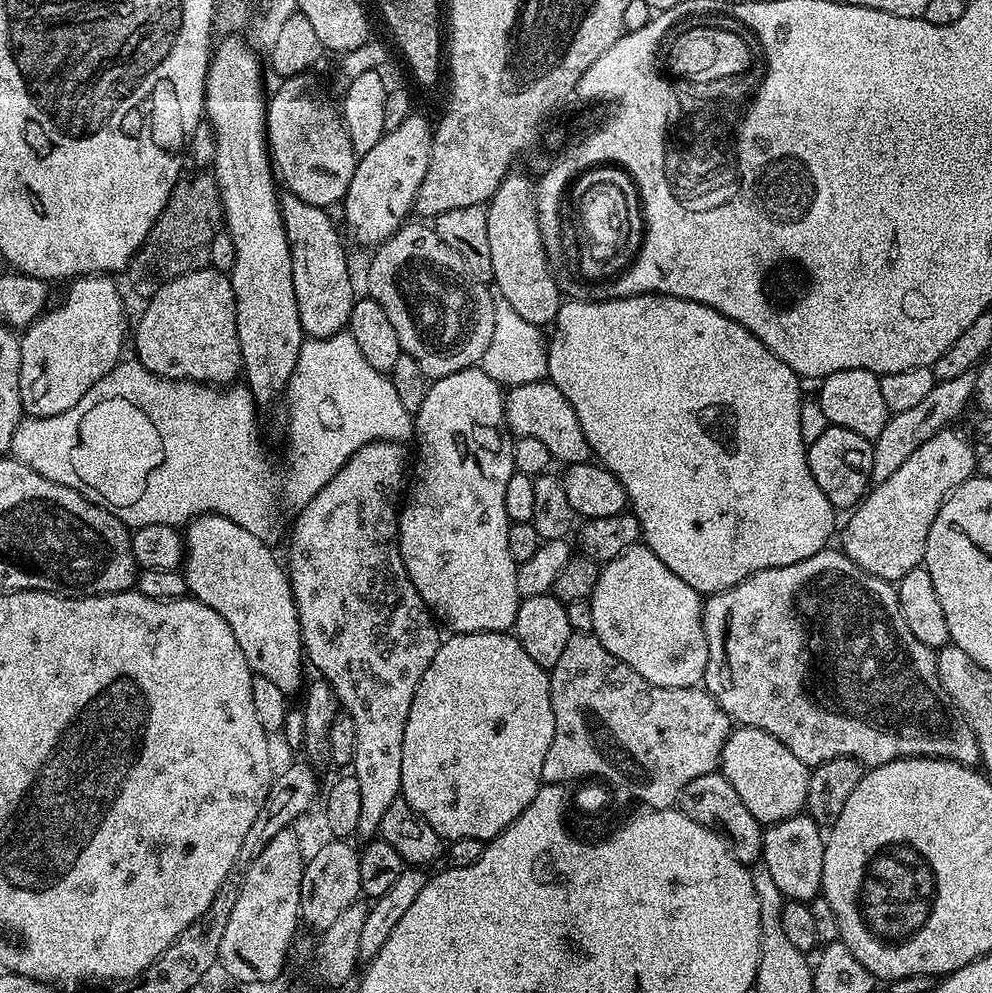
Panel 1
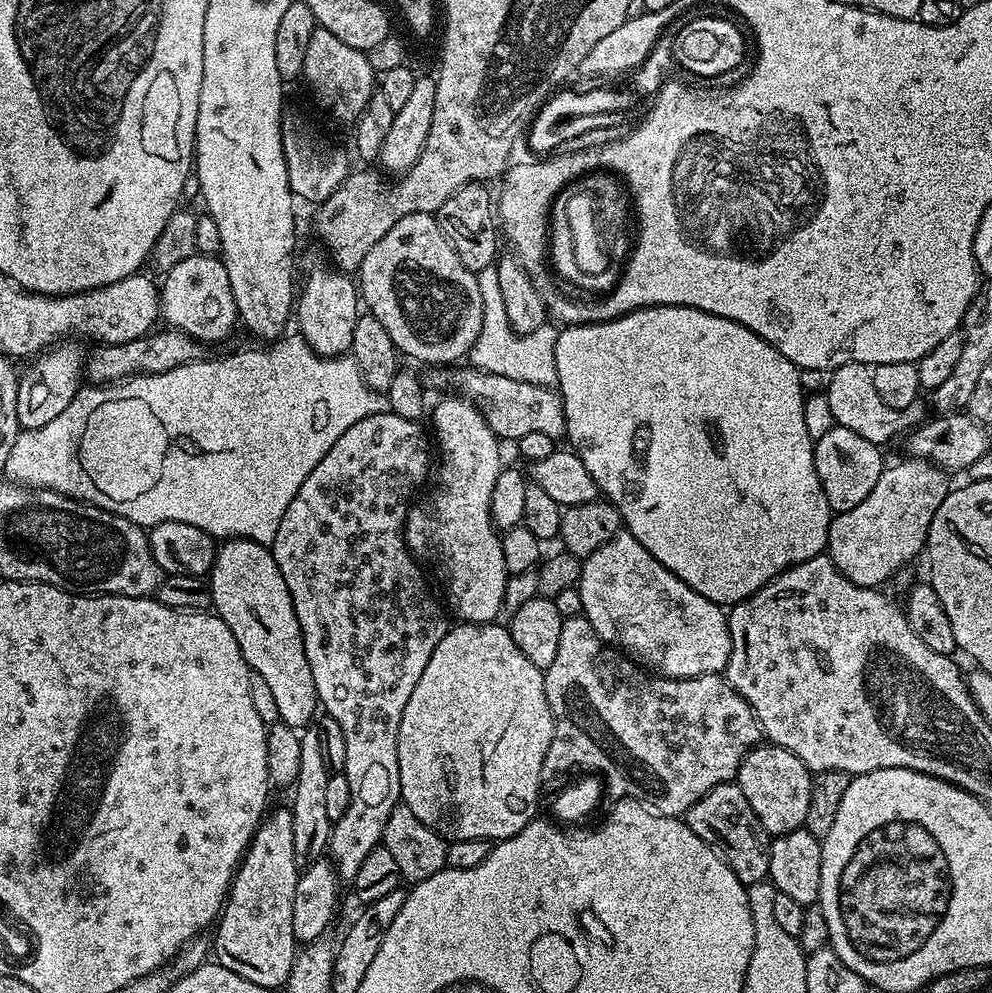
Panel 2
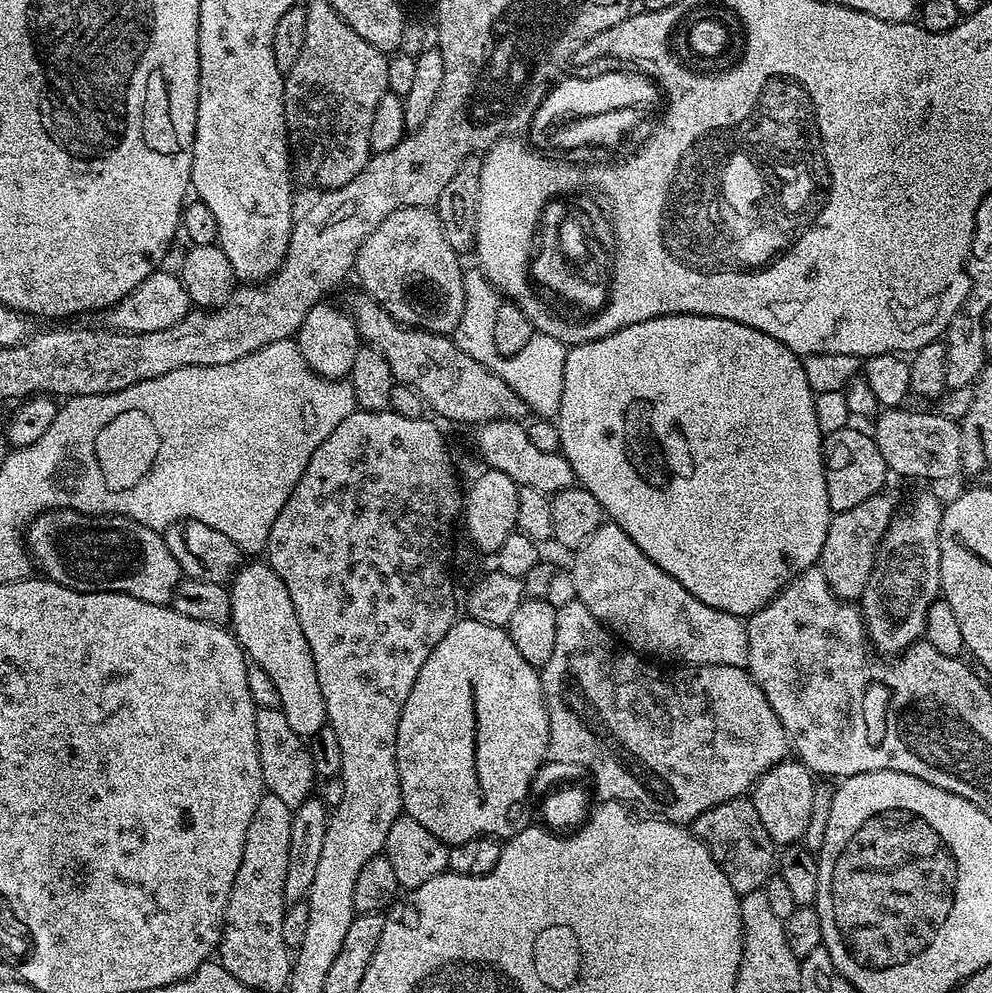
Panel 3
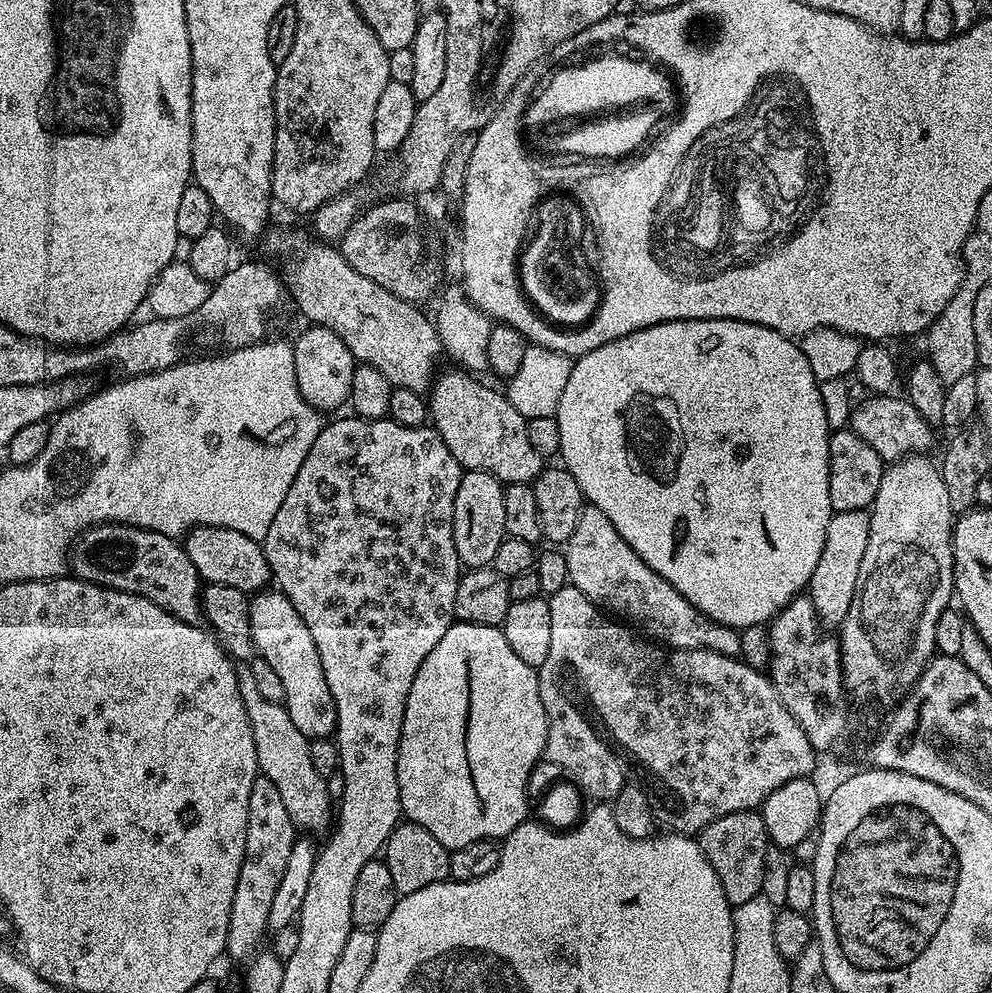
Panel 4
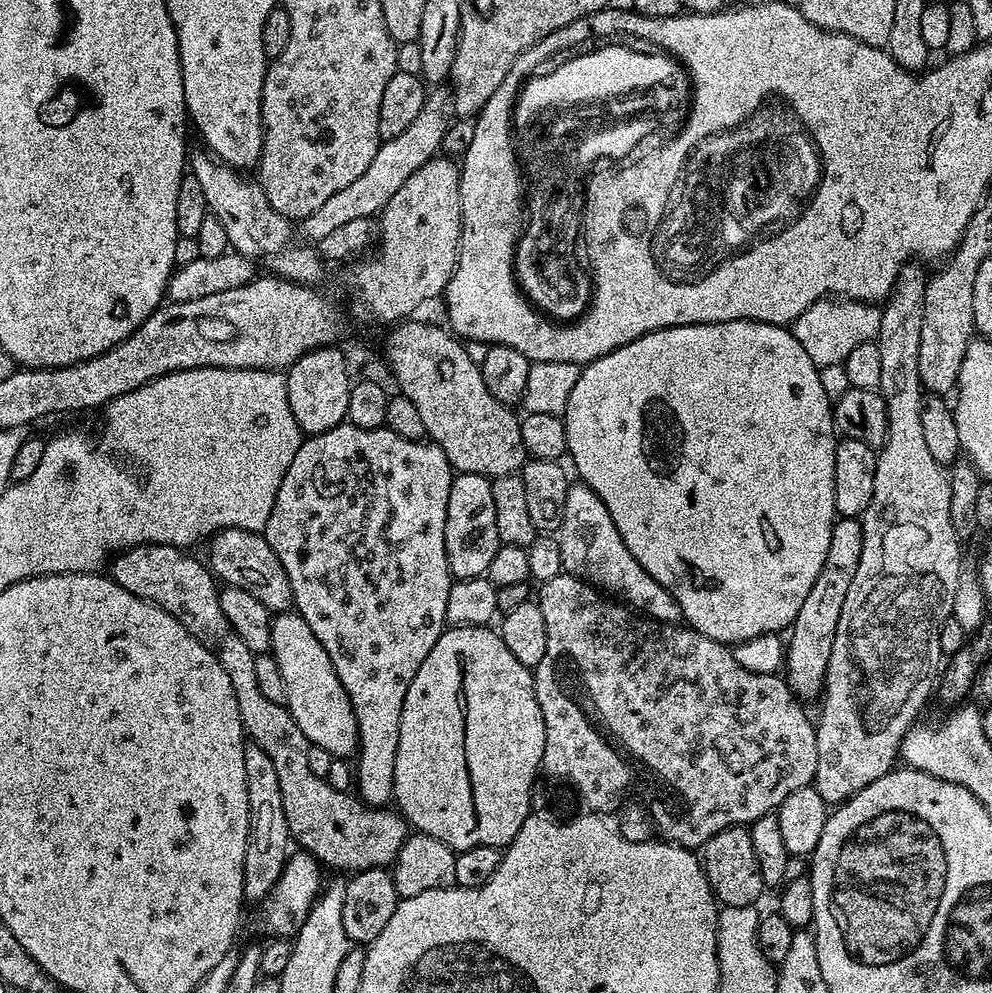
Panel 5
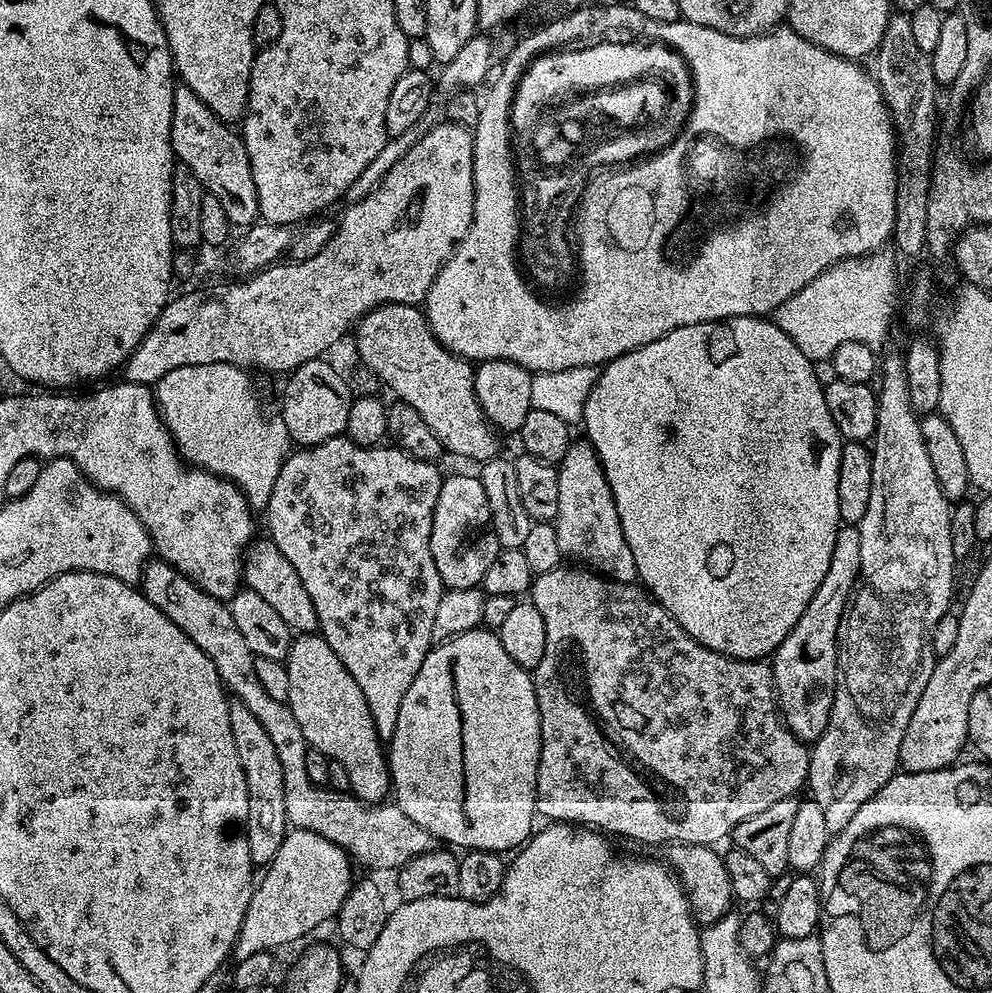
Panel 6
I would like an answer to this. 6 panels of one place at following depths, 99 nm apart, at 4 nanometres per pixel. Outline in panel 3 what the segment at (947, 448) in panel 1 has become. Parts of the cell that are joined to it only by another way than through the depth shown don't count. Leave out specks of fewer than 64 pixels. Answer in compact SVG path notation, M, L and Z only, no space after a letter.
M882 490L866 498L866 502L853 506L851 510L842 510L833 515L826 530L826 542L822 546L818 567L822 570L826 582L832 587L837 600L859 601L872 573L876 551L880 549L880 540L891 526L892 517L897 515L897 512L895 498L887 496L887 491Z

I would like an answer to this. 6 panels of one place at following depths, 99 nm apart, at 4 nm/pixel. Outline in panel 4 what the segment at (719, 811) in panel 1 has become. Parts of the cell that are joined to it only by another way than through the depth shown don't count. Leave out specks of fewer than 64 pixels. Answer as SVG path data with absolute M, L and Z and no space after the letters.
M759 811L735 812L714 818L714 822L698 833L698 843L710 866L714 866L714 874L718 874L718 882L722 882L722 890L726 890L726 898L733 906L750 902L750 898L761 895L762 874L770 841L764 817Z

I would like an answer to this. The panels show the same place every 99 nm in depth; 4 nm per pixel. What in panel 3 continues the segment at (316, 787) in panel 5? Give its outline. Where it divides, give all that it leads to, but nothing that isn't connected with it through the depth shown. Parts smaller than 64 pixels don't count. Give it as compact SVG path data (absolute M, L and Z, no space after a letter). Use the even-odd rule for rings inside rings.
M53 508L51 512L41 512L31 524L26 528L26 547L30 553L30 559L37 569L40 568L47 579L58 582L67 588L73 588L79 592L121 592L122 594L130 594L134 598L138 598L142 602L154 602L155 604L171 605L172 595L176 589L176 585L182 579L182 573L178 562L174 558L174 554L170 554L170 550L166 546L163 535L155 528L147 528L133 520L127 520L124 516L98 516L95 514L85 514L75 512L69 508ZM279 708L256 709L256 737L264 788L271 795L282 798L282 802L286 802L286 806L293 810L302 806L302 802L306 802L313 795L312 787L316 788L318 784L305 737L290 730L290 722L286 722L286 714Z

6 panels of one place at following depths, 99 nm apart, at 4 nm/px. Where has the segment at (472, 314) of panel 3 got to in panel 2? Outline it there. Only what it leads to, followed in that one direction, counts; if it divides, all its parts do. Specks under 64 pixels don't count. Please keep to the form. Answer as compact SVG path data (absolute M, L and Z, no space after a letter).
M496 267L476 273L476 281L482 294L482 330L478 330L478 338L467 354L471 367L481 372L502 374L502 378L518 378L518 382L555 389L558 385L558 366L554 358L557 329L546 323L538 326L538 330L530 330L530 334L519 336L506 320L506 306L502 302L502 290L498 290Z

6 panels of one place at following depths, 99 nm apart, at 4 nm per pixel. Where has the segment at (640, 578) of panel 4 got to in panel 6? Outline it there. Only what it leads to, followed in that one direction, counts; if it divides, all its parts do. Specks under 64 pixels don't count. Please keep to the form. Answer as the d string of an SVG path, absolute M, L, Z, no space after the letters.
M587 439L573 442L570 450L566 450L566 458L562 458L558 465L558 514L554 527L561 553L572 559L569 561L610 580L623 584L637 583L634 553L626 543L626 534L622 534L610 482L595 448Z

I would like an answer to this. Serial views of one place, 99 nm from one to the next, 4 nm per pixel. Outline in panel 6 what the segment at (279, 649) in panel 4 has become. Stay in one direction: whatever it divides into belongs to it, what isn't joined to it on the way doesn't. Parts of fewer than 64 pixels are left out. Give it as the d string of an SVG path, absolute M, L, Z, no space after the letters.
M300 634L293 639L286 661L290 674L290 698L287 706L298 718L298 726L309 748L322 750L329 760L342 762L350 774L350 791L365 802L380 802L389 795L390 777L385 741L381 740L366 706L358 682L342 666L342 658L330 650L319 634Z

